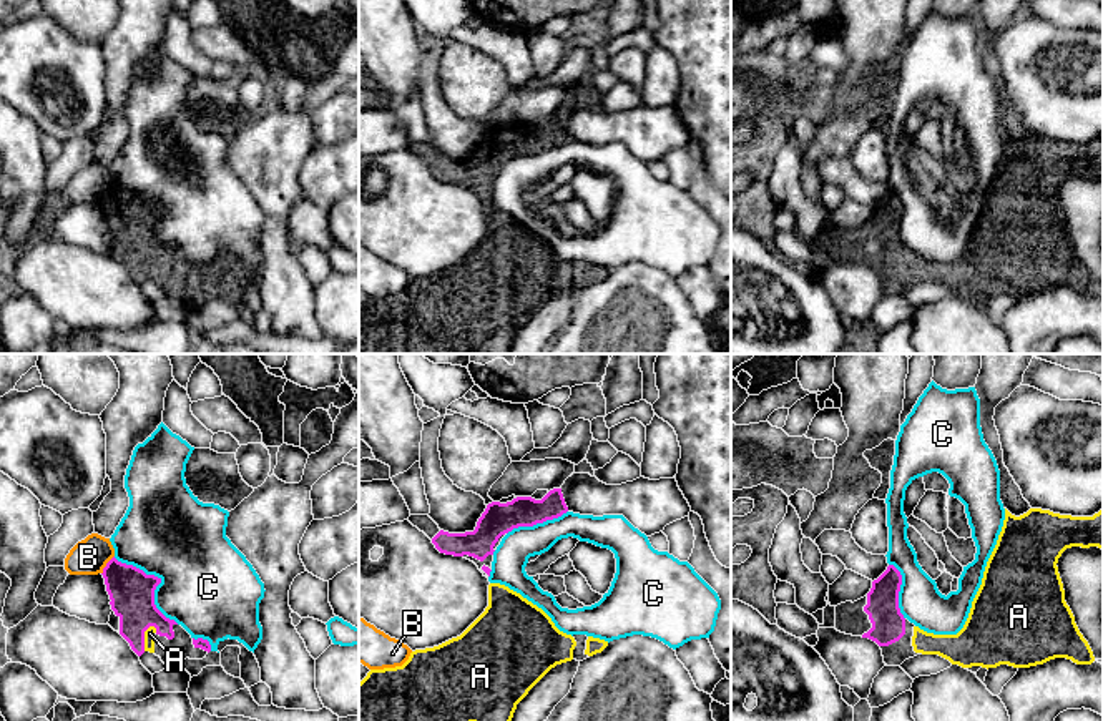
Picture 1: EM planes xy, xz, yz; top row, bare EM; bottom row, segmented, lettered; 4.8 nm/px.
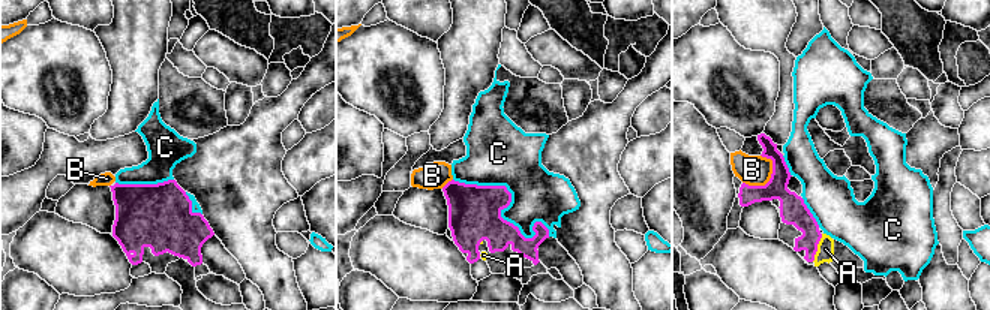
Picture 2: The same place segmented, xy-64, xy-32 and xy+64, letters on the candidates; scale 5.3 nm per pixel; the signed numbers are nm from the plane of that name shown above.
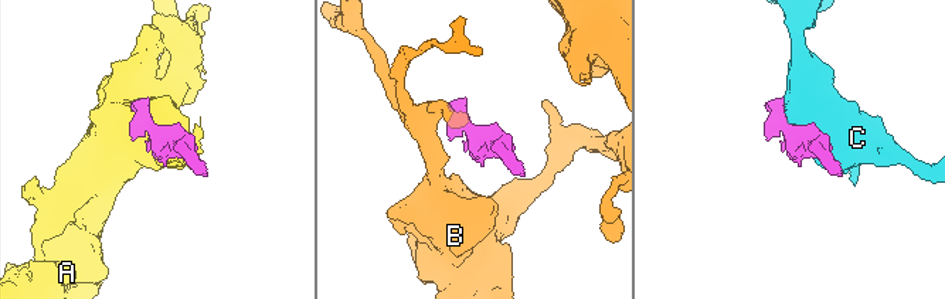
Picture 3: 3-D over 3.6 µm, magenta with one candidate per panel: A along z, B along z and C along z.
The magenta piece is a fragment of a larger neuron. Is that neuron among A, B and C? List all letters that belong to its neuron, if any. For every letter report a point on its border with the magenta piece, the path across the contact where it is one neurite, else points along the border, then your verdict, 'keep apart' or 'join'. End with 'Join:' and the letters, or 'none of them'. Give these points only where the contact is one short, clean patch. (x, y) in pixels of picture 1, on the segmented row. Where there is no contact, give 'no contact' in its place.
A: meets magenta in xy at (143, 637); join
B: meets magenta in xy at (107, 565); border along xy (113, 555), (102, 573); keep apart
C: meets magenta in xy at (160, 582); keep apart
Join: A

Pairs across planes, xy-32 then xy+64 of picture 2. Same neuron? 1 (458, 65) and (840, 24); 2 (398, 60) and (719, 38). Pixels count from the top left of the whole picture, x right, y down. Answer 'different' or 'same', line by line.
1: different
2: same

